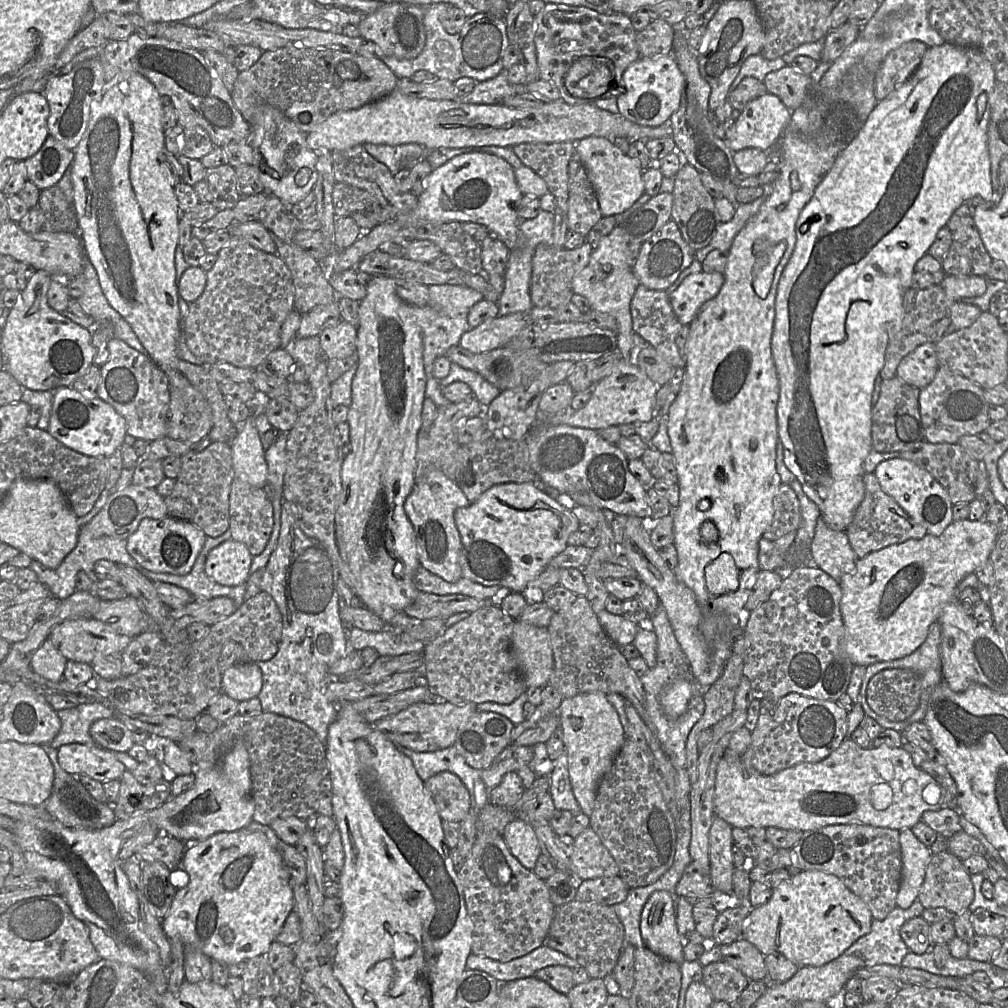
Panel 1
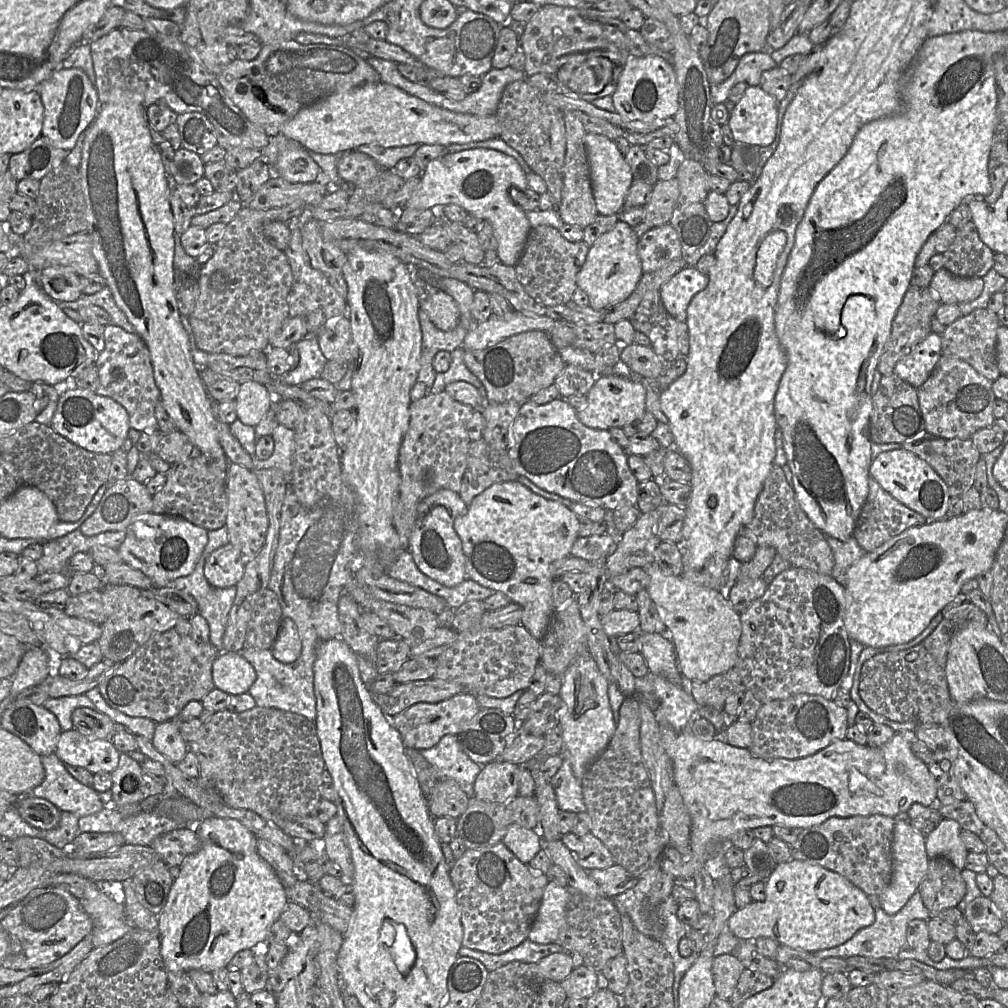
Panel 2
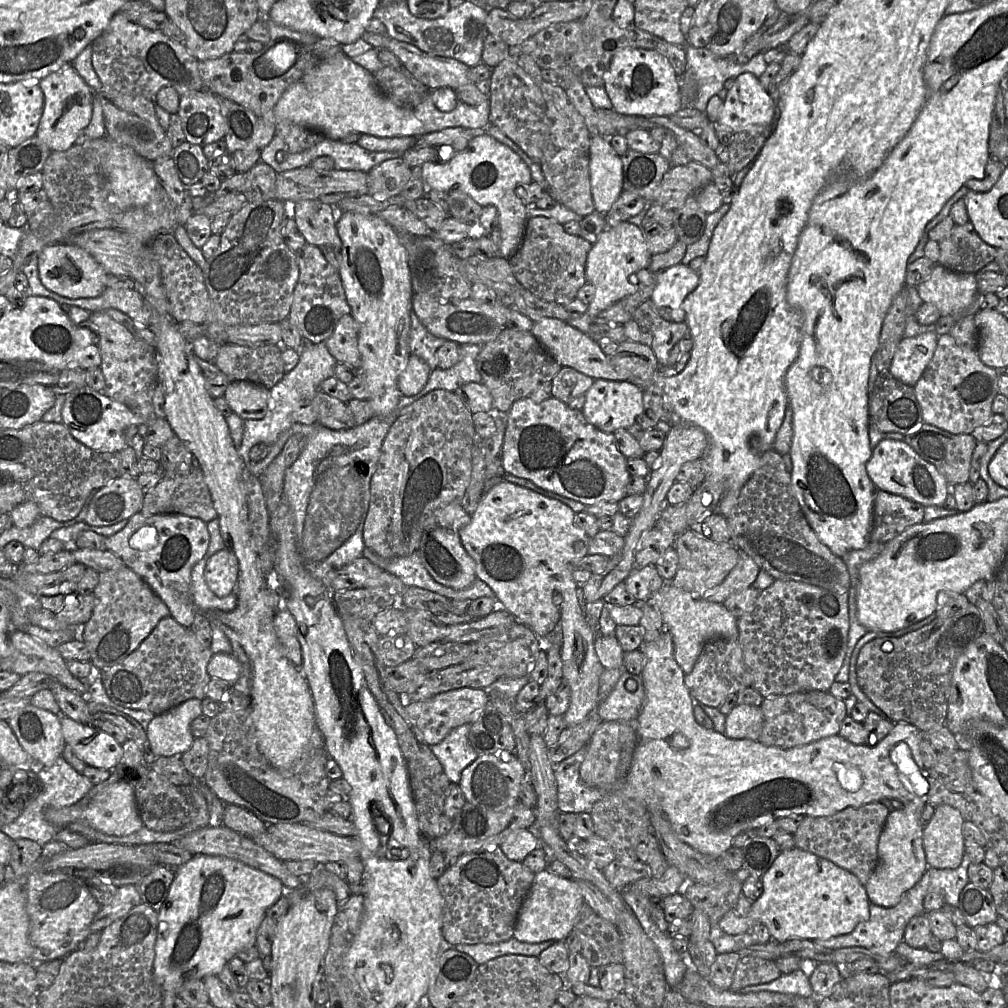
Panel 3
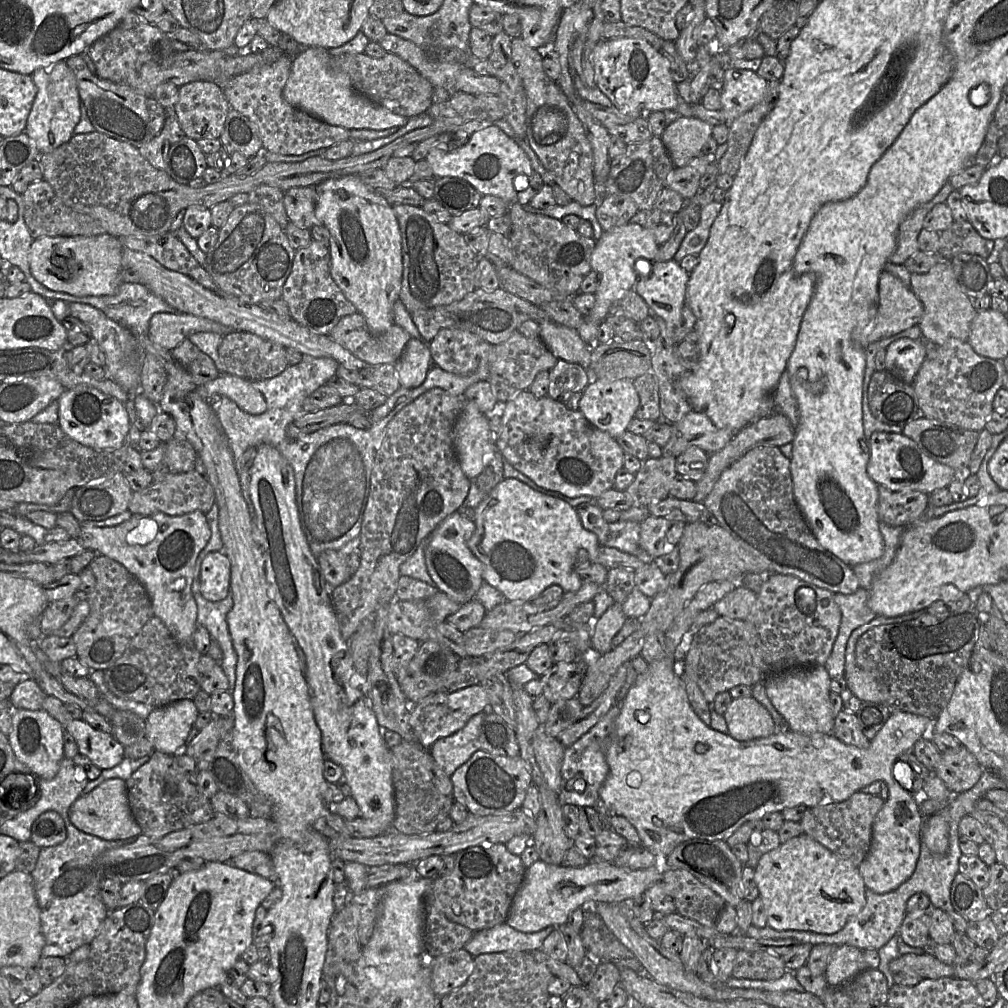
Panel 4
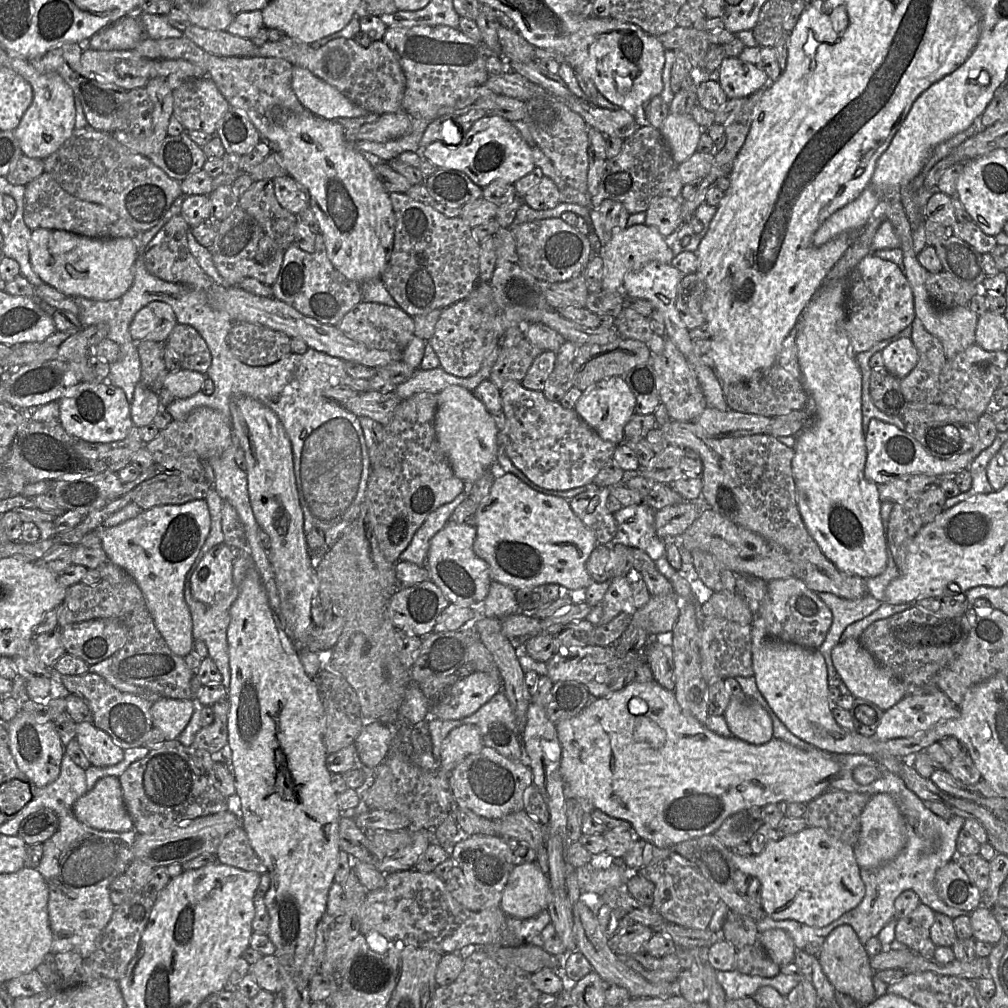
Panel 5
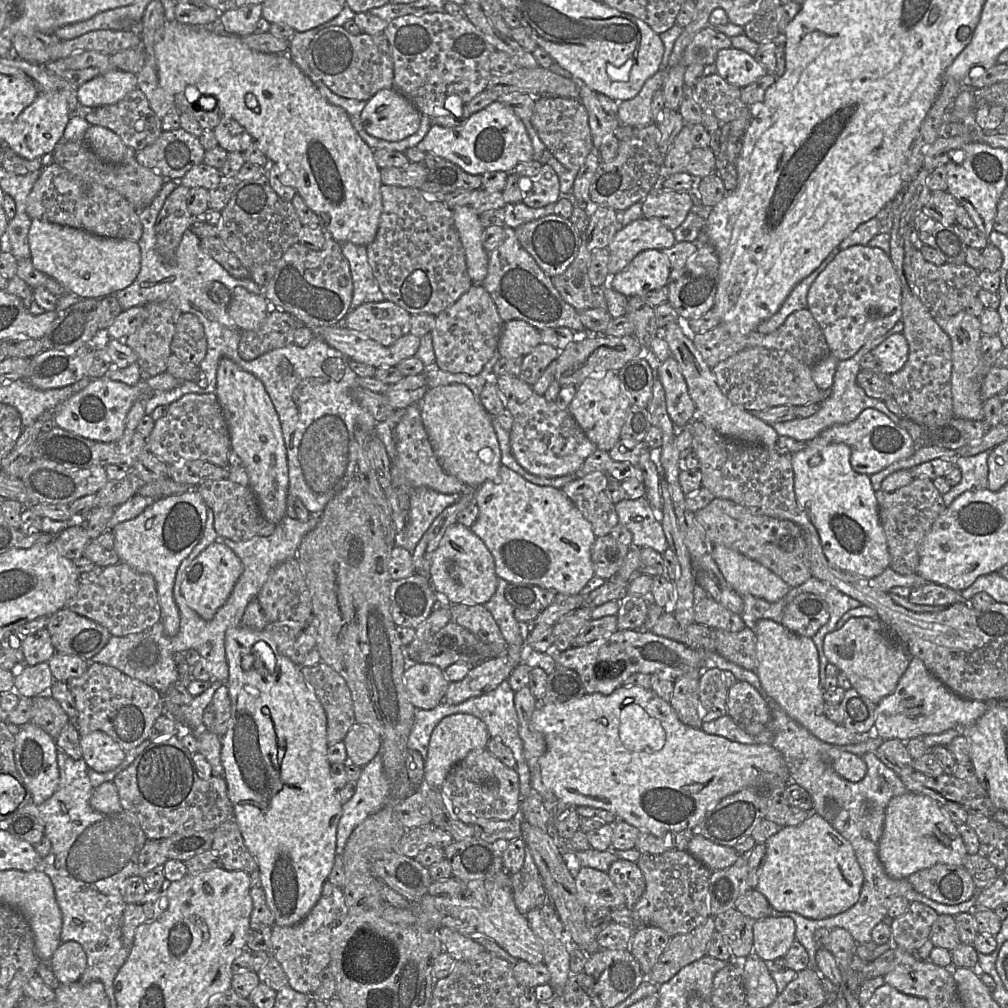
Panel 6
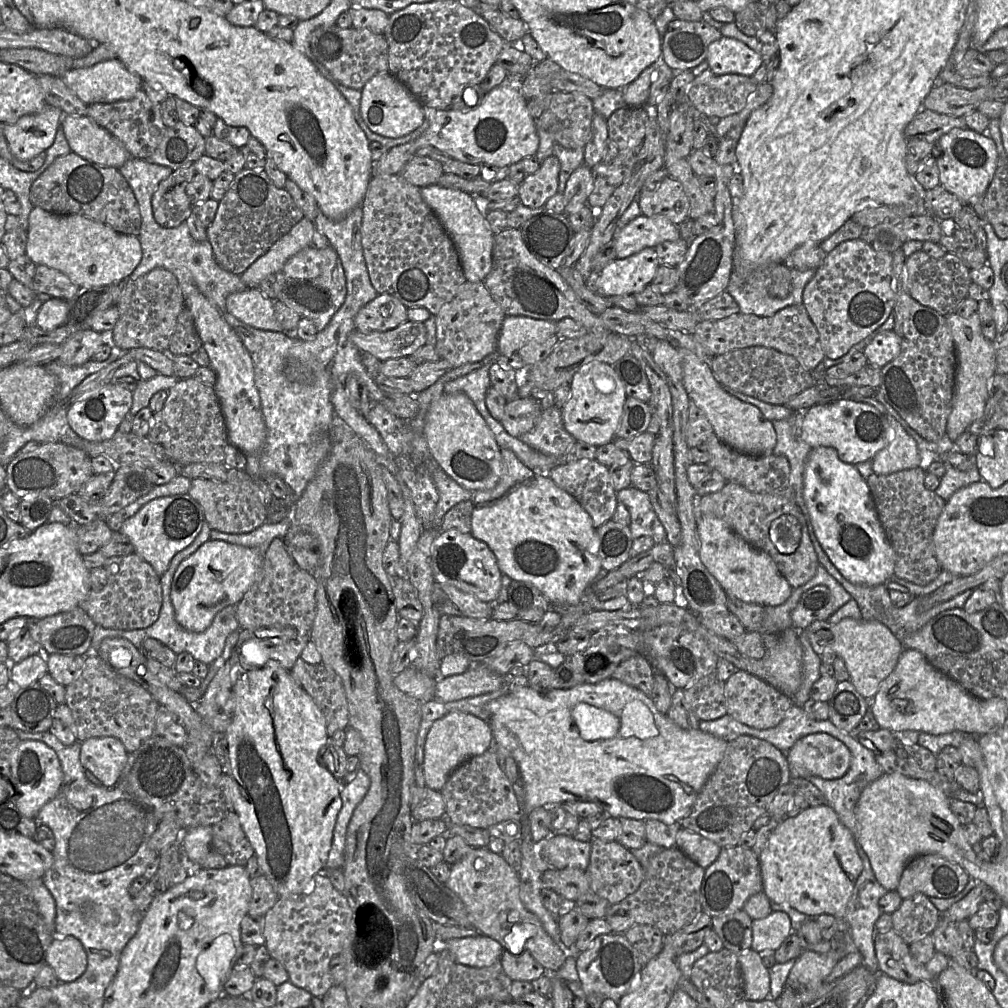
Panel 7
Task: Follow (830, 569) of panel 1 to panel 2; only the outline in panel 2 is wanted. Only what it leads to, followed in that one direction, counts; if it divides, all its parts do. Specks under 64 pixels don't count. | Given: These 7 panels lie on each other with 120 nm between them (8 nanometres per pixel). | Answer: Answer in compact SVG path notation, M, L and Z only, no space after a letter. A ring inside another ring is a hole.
M826 535L828 544L833 552L835 564L831 577L837 582L846 585L848 571L867 552L851 537L847 540L838 540Z

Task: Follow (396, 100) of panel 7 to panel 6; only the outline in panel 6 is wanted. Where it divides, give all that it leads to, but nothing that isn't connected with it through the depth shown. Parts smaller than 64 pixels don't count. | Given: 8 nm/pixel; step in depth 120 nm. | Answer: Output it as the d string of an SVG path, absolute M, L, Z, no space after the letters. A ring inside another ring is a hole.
M394 88L382 89L366 101L361 121L368 134L386 141L400 141L415 134L421 113Z

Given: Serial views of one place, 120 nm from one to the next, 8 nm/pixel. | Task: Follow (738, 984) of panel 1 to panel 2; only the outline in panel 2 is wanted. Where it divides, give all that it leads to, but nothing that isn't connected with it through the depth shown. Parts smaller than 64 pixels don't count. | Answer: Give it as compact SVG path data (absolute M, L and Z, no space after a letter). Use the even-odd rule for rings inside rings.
M732 954L715 957L712 965L712 976L716 996L729 1001L743 970L742 963Z

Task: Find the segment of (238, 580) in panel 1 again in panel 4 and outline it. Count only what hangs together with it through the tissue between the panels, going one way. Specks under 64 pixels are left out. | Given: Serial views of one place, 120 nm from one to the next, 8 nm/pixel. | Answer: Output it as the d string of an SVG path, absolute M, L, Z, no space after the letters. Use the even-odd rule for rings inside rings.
M224 551L207 554L201 563L200 591L209 601L217 602L230 594L231 565Z

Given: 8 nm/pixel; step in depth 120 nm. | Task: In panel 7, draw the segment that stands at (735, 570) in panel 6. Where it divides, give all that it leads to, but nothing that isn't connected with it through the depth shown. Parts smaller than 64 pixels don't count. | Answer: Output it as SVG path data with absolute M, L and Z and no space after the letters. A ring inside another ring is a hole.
M695 508L700 538L700 558L726 594L751 604L777 606L784 603L793 588L780 573L772 558L734 533L721 519L701 514Z

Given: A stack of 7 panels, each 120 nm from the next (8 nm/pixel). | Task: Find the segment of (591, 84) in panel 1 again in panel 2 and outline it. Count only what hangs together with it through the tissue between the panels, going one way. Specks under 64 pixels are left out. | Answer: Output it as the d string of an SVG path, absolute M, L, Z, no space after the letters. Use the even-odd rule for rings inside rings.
M577 55L557 72L558 80L578 93L596 94L613 78L613 63L606 57Z

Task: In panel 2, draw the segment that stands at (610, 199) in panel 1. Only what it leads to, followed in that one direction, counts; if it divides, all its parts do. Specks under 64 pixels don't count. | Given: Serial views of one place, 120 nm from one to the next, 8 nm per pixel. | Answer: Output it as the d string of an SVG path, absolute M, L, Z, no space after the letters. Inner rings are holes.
M587 133L585 146L590 168L590 179L597 211L600 215L617 215L624 208L625 198L633 183L630 166L613 140L595 133Z

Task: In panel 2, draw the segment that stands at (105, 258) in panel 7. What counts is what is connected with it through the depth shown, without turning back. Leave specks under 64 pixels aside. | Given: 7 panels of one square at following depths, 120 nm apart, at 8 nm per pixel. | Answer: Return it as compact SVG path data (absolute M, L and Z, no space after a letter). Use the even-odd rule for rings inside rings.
M49 266L40 273L42 290L56 301L75 301L81 295L80 276L66 266Z

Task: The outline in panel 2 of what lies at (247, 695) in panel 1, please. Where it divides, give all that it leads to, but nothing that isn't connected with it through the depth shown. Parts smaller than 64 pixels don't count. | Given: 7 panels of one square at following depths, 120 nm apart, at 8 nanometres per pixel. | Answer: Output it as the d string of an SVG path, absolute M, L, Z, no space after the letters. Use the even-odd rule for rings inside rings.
M221 651L212 665L215 687L230 695L247 693L256 677L251 663L237 652Z

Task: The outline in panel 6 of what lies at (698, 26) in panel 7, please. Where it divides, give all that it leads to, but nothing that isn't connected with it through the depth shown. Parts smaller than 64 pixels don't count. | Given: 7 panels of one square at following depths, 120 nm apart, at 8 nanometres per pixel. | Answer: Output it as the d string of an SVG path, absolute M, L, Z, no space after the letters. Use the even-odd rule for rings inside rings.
M707 26L699 31L685 49L681 63L709 65L715 63L721 49L732 47L730 37Z

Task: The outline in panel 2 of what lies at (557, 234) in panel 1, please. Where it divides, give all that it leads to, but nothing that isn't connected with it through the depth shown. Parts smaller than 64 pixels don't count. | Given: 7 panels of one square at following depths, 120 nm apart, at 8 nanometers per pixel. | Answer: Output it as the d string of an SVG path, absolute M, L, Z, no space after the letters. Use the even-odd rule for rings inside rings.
M526 79L514 81L505 87L494 114L501 128L499 137L523 157L533 172L542 177L547 185L548 192L554 198L554 207L557 209L562 197L563 165L566 153L566 131L563 112L555 107L545 104L541 100L541 93L540 90L529 85Z

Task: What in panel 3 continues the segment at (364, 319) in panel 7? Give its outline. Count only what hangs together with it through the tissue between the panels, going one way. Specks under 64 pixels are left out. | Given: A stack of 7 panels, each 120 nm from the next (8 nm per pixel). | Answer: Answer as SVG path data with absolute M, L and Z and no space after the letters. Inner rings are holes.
M351 314L342 316L325 345L337 362L358 369L361 357L358 349L358 324Z

